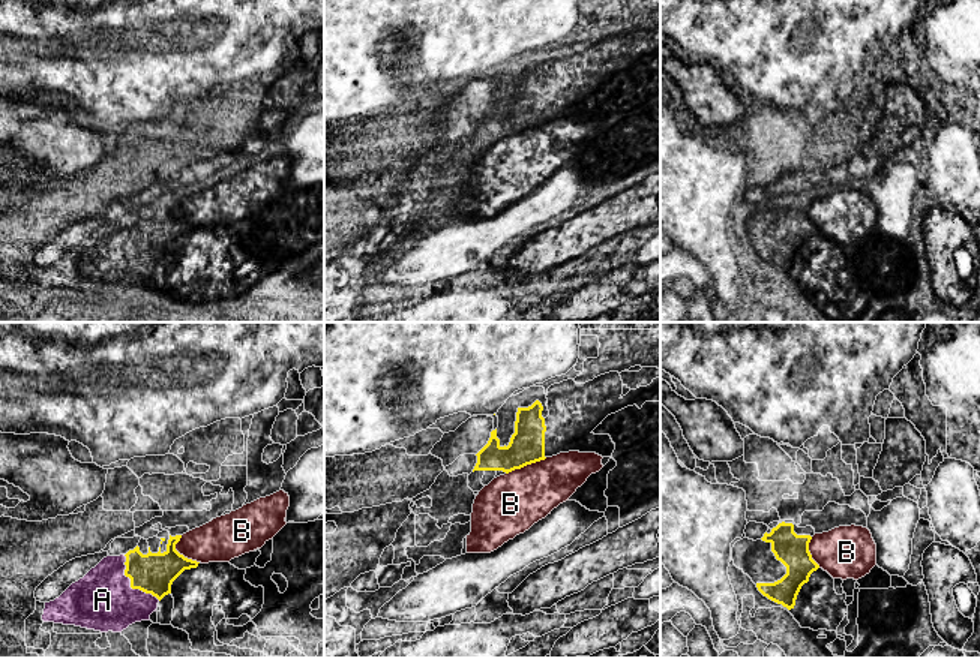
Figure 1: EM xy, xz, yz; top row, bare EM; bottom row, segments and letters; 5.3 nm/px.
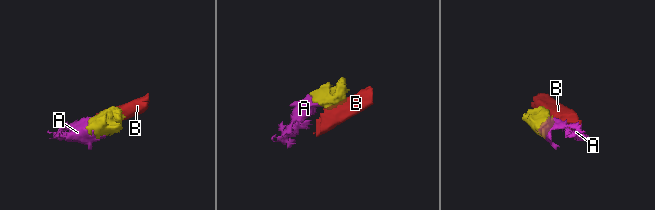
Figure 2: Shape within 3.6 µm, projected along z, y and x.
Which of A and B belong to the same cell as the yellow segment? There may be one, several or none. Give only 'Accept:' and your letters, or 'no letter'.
Accept: A

